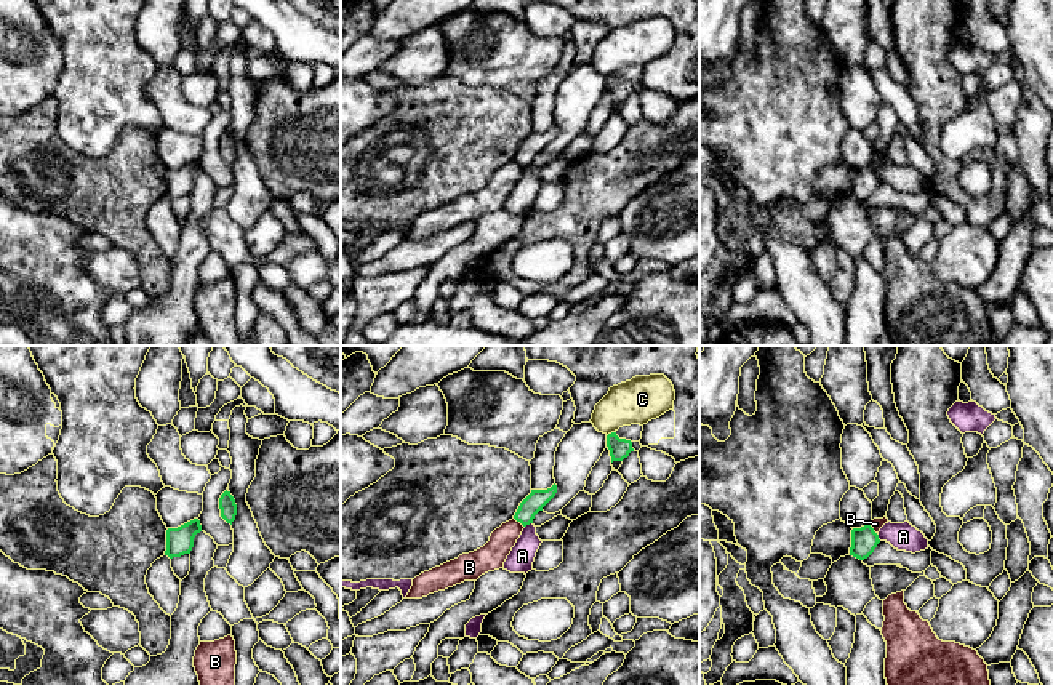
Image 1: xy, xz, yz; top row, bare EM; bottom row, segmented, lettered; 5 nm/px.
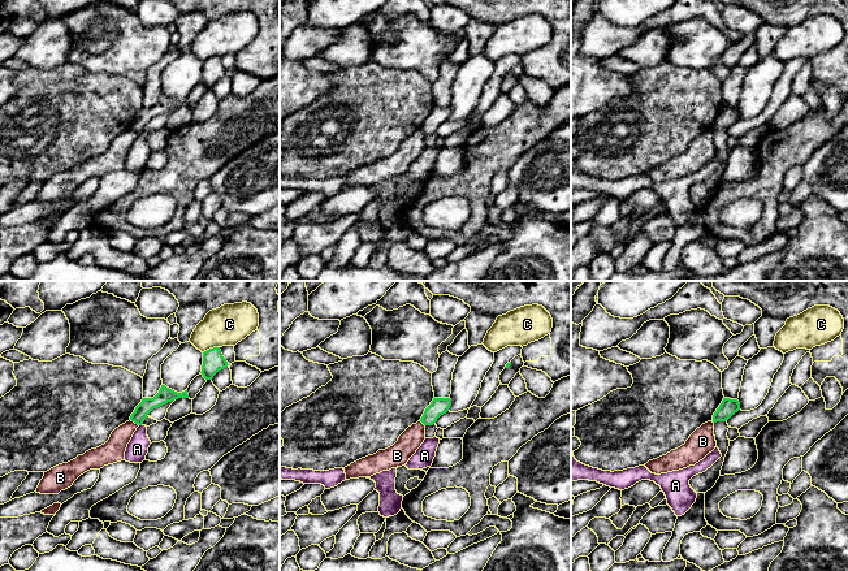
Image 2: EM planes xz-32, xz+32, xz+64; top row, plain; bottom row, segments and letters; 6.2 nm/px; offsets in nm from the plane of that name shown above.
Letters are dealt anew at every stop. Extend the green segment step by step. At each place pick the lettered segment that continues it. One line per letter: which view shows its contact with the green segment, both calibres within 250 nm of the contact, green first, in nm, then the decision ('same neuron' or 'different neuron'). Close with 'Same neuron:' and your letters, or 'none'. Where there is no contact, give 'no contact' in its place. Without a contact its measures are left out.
A: meets green in xz; 100 nm thick on the green side, 130 nm on the other; different neuron
B: meets green in xz; 100 nm thick on the green side, 140 nm on the other; different neuron
C: meets green in xz; 110 nm thick on the green side, 220 nm on the other; different neuron
Same neuron: none

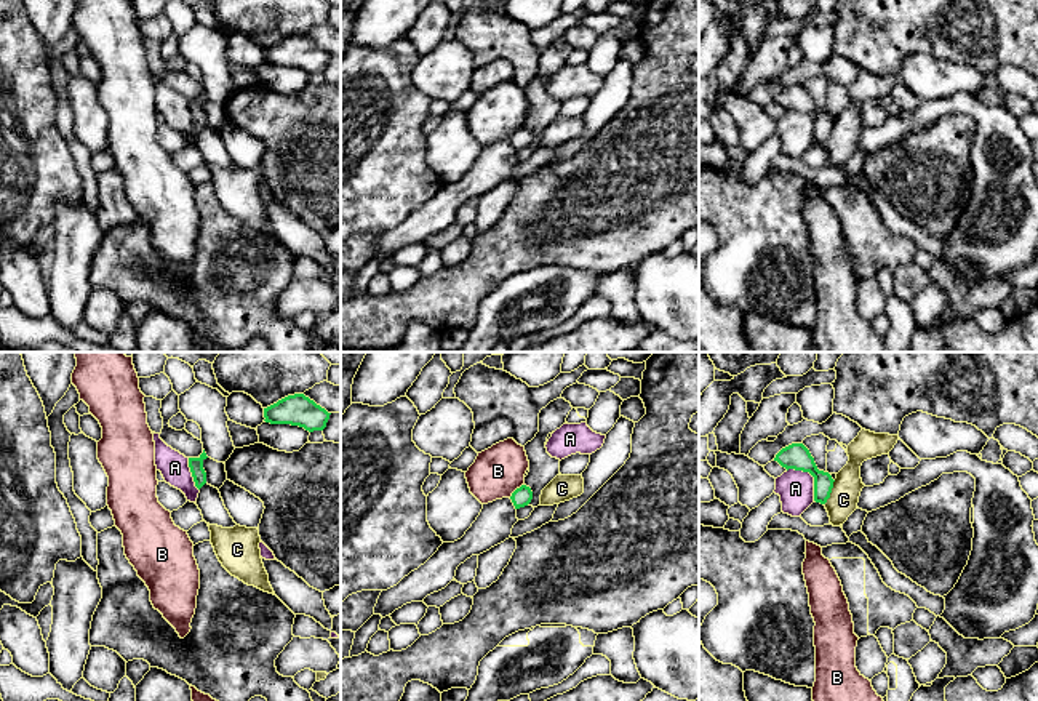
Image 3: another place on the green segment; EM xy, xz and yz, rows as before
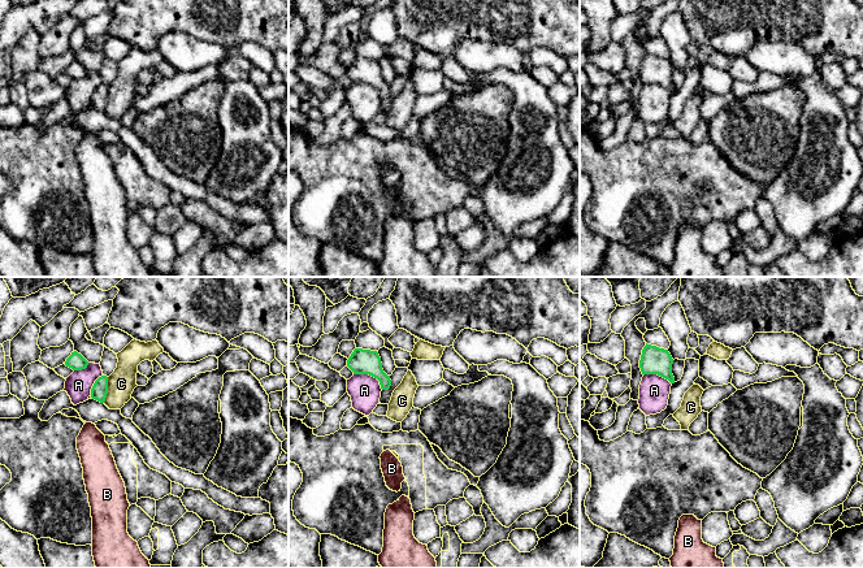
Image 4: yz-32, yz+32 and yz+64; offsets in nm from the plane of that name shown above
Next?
A: meets green in yz; 130 nm thick on the green side, 180 nm on the other; different neuron
B: meets green in xz; 100 nm thick on the green side, 260 nm on the other; different neuron
C: meets green in yz; 130 nm thick on the green side, 150 nm on the other; different neuron
Same neuron: none

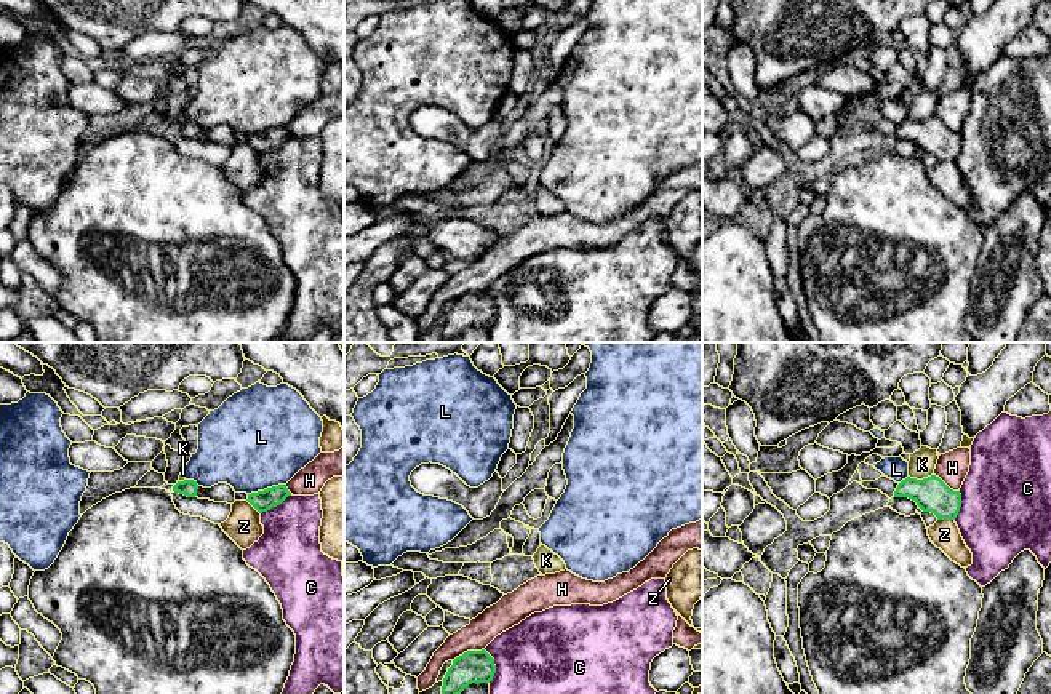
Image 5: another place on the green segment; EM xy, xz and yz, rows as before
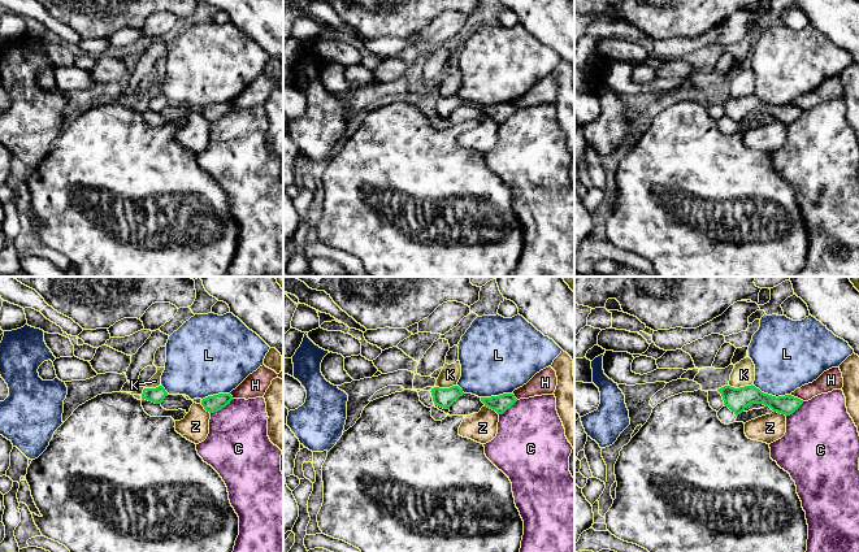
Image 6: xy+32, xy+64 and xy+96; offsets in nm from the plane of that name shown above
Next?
C: meets green in xz; 160 nm thick on the green side, 400 nm on the other; different neuron
H: meets green in xz; 160 nm thick on the green side, 150 nm on the other; different neuron
K: meets green in yz; 180 nm thick on the green side, 140 nm on the other; different neuron
L: meets green in xy; 110 nm thick on the green side, 500 nm on the other; different neuron
Z: meets green in yz; 180 nm thick on the green side, 150 nm on the other; different neuron
Same neuron: none

